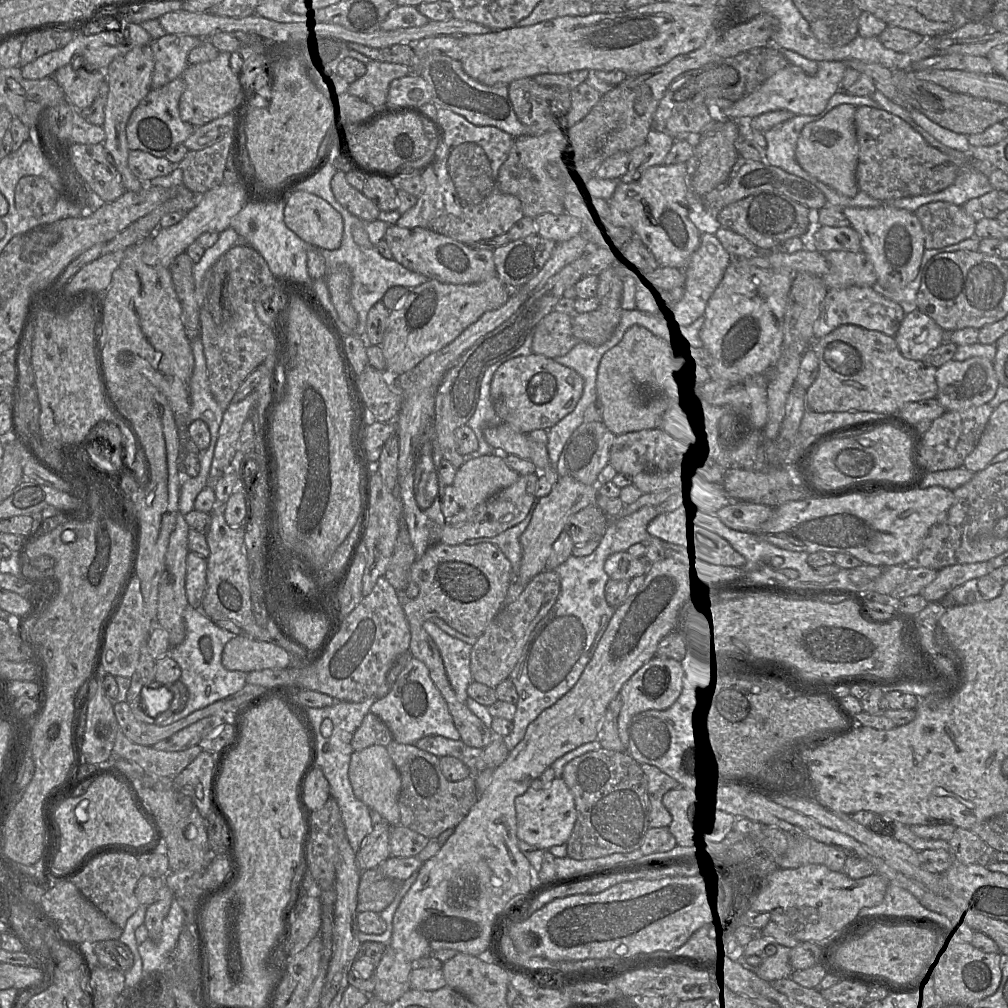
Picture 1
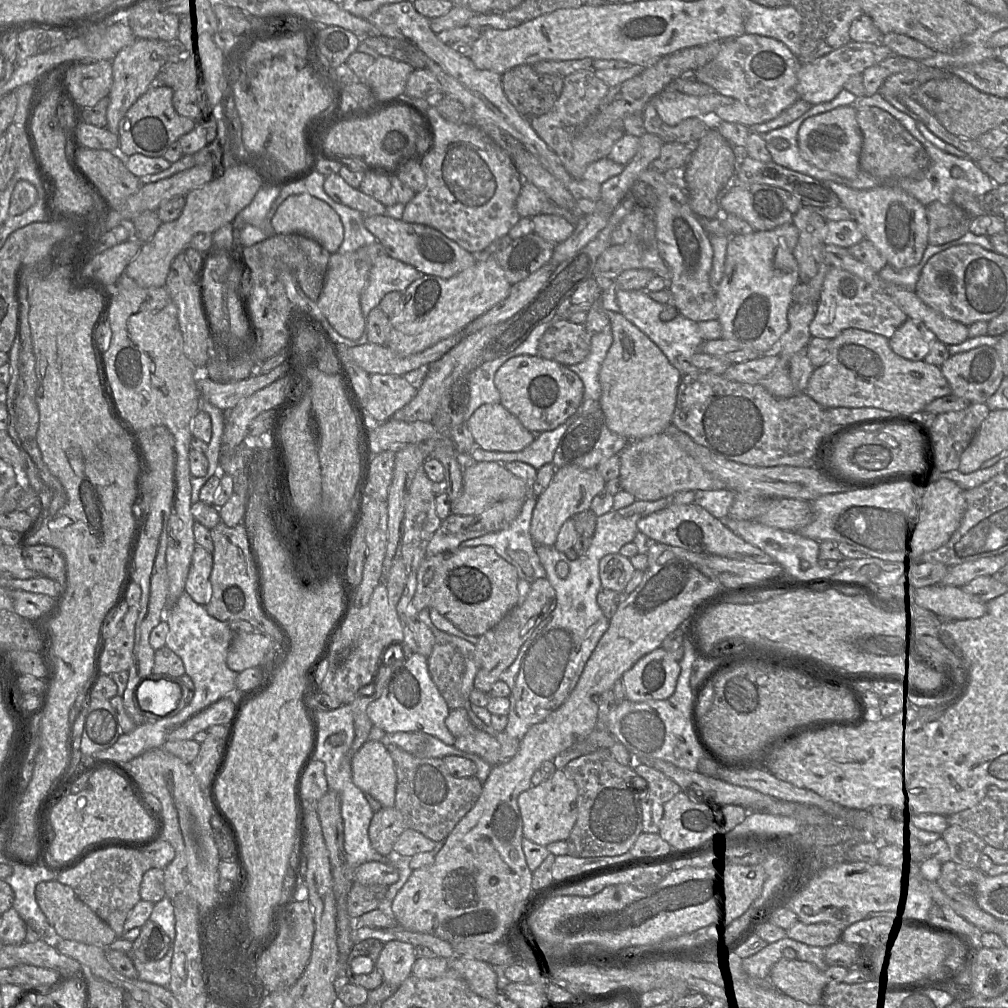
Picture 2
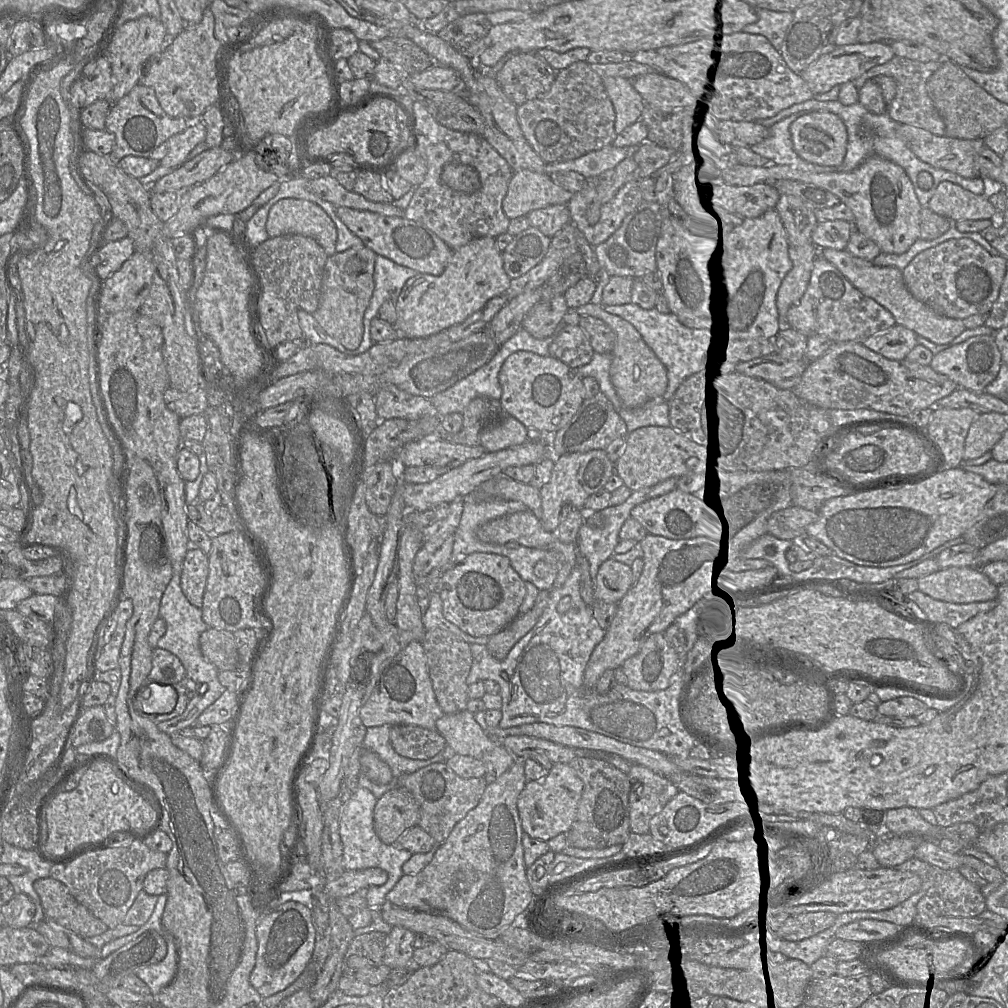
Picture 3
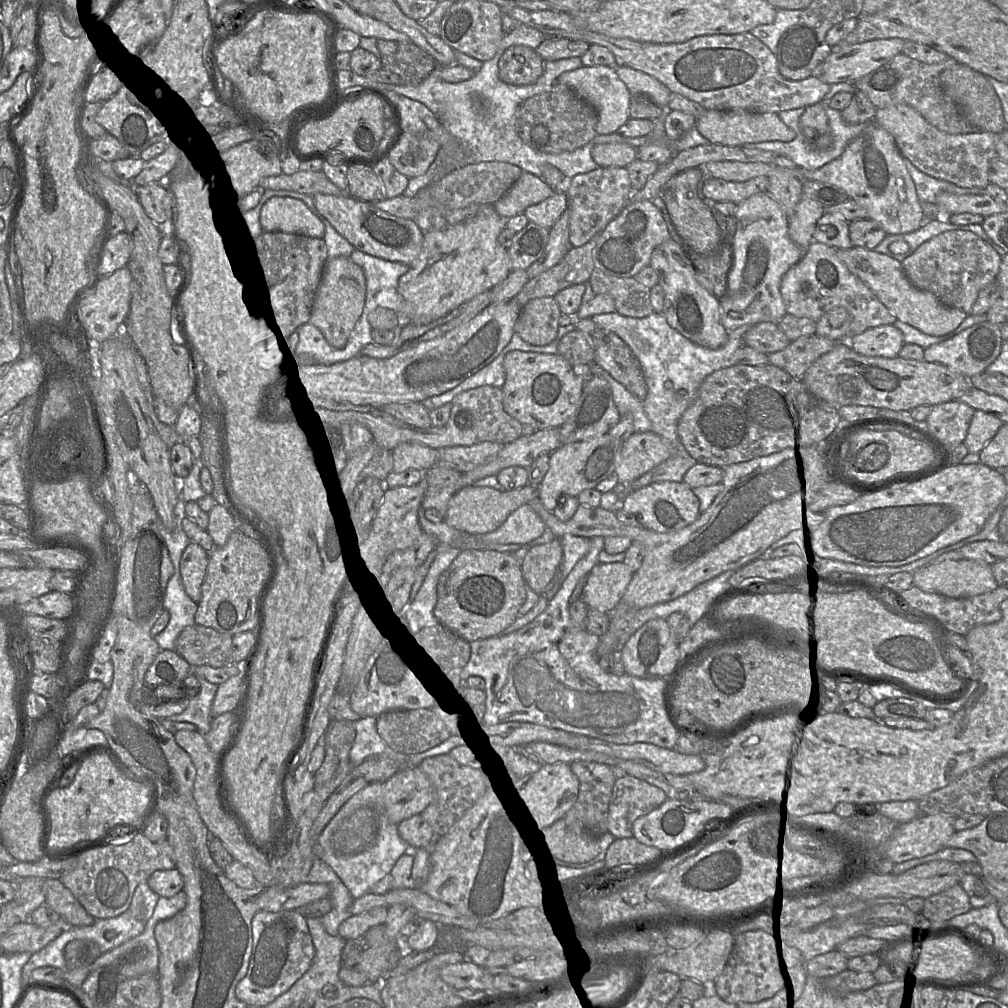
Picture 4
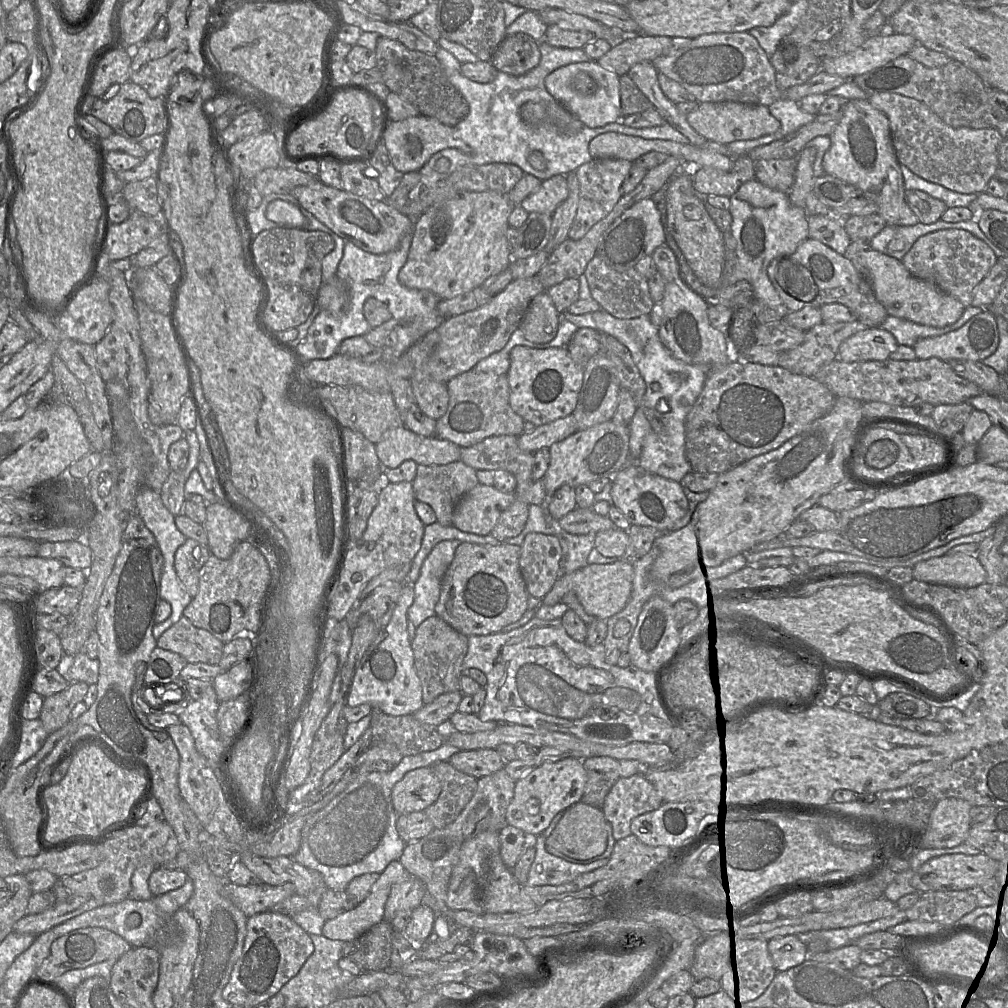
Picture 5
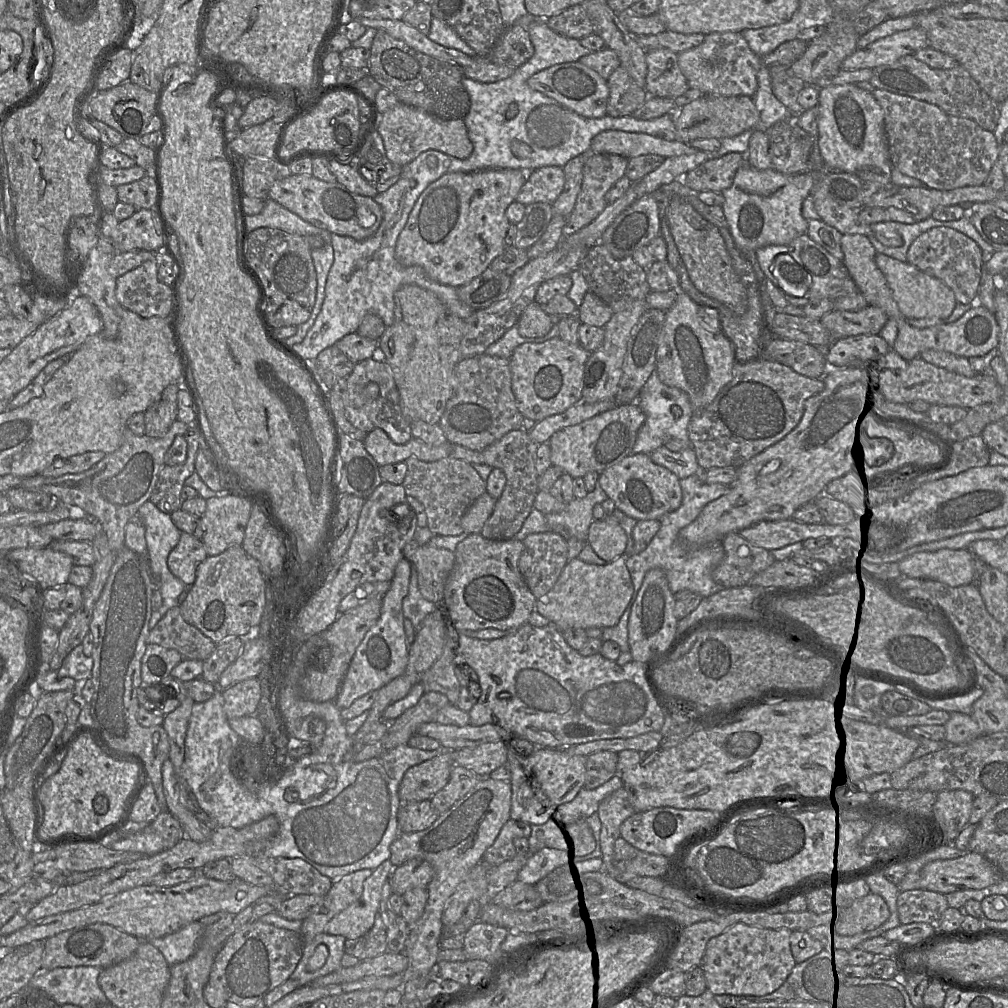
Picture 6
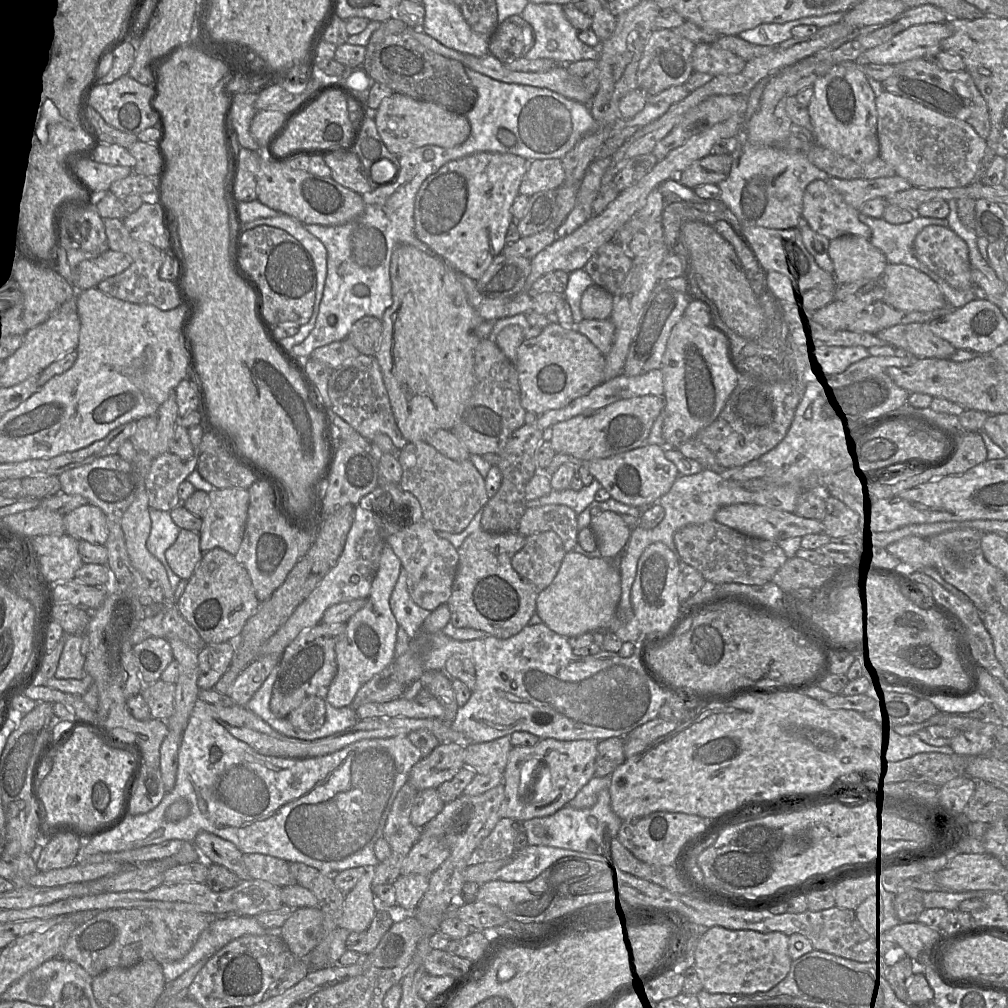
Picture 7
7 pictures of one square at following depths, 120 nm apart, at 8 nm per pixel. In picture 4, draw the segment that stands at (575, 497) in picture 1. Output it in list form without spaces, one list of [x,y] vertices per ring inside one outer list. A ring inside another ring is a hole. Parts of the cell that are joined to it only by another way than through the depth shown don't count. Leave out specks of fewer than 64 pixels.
[[[606,433],[563,444],[554,450],[550,454],[549,470],[539,486],[539,498],[545,509],[553,512],[560,496],[578,497],[582,491],[596,488],[601,481],[613,475],[620,459],[622,444]]]

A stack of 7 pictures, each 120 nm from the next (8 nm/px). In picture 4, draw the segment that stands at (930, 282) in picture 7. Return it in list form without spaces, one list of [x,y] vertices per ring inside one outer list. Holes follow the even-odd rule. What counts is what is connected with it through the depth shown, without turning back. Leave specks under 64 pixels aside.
[[[856,246],[849,249],[837,249],[836,253],[850,272],[871,289],[897,320],[909,324],[927,335],[948,334],[958,328],[967,317],[966,312],[948,307],[932,293],[914,287],[906,277],[902,263],[890,256]]]

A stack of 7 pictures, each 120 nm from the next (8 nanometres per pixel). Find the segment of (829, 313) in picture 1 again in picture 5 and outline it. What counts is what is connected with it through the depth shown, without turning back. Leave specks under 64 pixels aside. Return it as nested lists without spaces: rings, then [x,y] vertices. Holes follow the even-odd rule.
[[[807,238],[788,257],[773,259],[767,274],[789,312],[806,307],[821,308],[827,304],[843,304],[854,311],[868,327],[879,327],[887,318],[885,307],[877,300],[870,282],[846,258],[816,239]]]

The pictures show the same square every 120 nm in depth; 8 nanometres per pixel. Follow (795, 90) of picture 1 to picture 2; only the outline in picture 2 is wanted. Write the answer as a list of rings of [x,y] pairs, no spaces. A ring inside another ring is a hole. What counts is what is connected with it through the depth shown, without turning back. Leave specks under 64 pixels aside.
[[[851,40],[812,62],[799,64],[796,85],[799,99],[808,102],[810,105],[829,102],[839,94],[850,77],[862,74],[866,68],[883,61],[890,54],[892,54],[890,49],[881,42],[864,43]],[[668,86],[651,98],[662,119],[668,125],[675,125],[689,117],[700,117],[713,113],[718,107],[731,105],[734,99],[713,93],[706,96],[684,94]]]

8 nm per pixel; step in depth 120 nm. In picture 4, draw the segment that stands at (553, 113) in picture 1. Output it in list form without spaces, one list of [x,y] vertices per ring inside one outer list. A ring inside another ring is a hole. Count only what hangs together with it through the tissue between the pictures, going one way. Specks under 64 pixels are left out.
[[[523,45],[511,46],[498,61],[499,79],[510,85],[531,85],[538,81],[545,69],[545,60],[532,49]]]

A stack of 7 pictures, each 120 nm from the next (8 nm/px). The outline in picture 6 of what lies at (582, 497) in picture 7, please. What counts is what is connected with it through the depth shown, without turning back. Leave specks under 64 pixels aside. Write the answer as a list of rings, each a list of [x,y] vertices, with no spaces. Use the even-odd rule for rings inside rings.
[[[599,482],[593,491],[584,498],[574,498],[563,512],[546,514],[546,521],[551,531],[561,534],[567,540],[575,537],[587,541],[590,525],[593,522],[593,508],[603,503],[608,495]]]

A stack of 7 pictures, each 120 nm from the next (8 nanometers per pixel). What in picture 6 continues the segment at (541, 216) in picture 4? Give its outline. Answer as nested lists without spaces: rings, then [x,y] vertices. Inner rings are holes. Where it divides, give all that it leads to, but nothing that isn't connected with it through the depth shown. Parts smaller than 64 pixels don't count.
[[[544,166],[527,174],[527,181],[516,196],[516,201],[525,206],[544,202],[553,204],[565,186],[563,167]]]

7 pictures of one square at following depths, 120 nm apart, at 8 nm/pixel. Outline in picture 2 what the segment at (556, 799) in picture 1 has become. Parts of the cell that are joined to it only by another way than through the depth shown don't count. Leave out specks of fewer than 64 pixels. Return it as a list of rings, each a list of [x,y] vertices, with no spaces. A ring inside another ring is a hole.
[[[556,769],[549,779],[520,793],[517,803],[523,822],[524,838],[545,847],[553,842],[566,841],[577,819],[577,796],[575,782],[563,769]]]

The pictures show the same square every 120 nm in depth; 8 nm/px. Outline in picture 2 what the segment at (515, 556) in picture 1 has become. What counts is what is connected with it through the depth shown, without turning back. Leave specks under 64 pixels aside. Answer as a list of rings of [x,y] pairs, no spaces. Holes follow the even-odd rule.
[[[528,496],[523,502],[520,514],[506,529],[466,540],[458,548],[481,545],[492,547],[500,557],[516,568],[519,579],[524,579],[531,584],[536,579],[545,578],[546,571],[540,562],[535,549],[536,545],[530,535],[531,518],[536,499],[534,496]],[[508,550],[527,553],[528,562],[533,568],[533,576],[527,576],[523,572],[518,562],[510,557]]]

